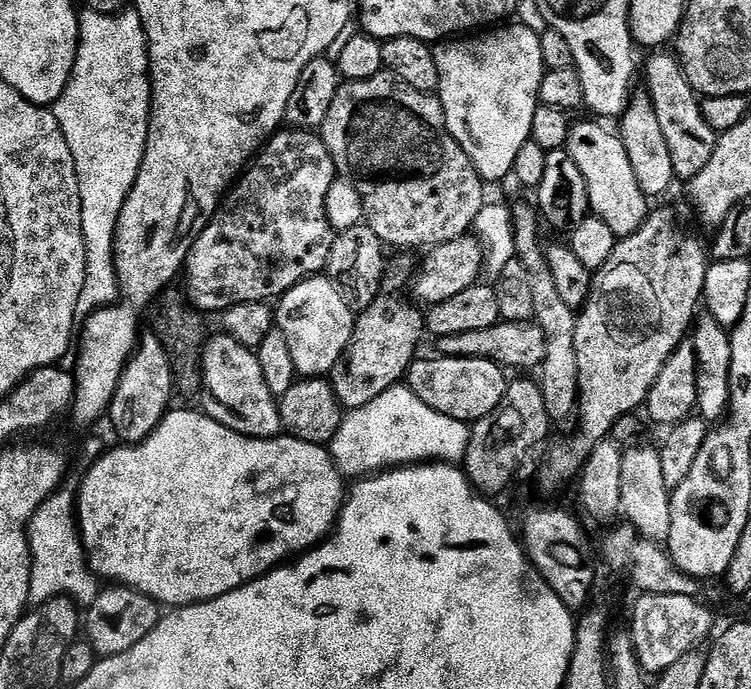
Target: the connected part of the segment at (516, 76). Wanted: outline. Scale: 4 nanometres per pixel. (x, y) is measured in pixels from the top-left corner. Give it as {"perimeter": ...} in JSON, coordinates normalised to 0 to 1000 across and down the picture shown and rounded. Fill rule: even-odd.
{"perimeter":[[[680,35],[627,55],[598,55],[578,70],[586,115],[583,144],[597,192],[646,264],[683,254],[690,221],[708,202],[719,120],[727,103],[720,48],[698,35]]]}

